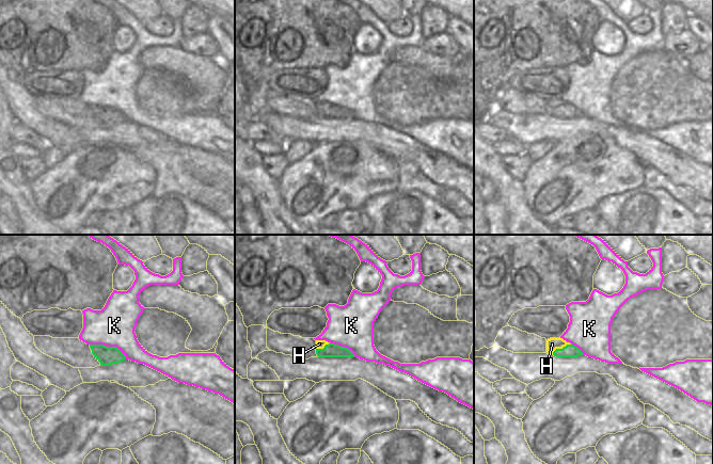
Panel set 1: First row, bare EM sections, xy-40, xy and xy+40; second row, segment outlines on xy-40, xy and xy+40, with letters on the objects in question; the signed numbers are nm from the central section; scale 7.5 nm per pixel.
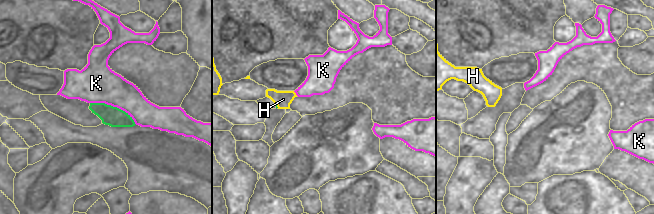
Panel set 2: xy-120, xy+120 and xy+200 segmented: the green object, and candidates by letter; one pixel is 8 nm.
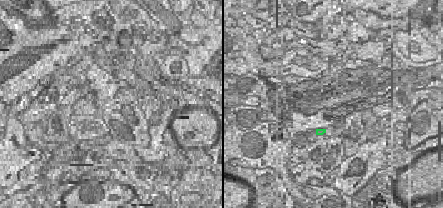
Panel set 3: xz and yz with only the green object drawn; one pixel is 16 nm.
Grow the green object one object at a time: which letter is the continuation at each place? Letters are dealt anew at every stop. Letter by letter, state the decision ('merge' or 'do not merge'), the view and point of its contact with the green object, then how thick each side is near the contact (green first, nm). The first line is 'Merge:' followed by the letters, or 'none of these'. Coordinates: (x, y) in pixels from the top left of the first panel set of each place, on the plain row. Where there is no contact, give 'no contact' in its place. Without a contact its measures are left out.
Merge: none of these
H: do not merge | xy+40 (560, 110) | 100/90 nm
K: do not merge | xy-40 (109, 108) | 140/300 nm

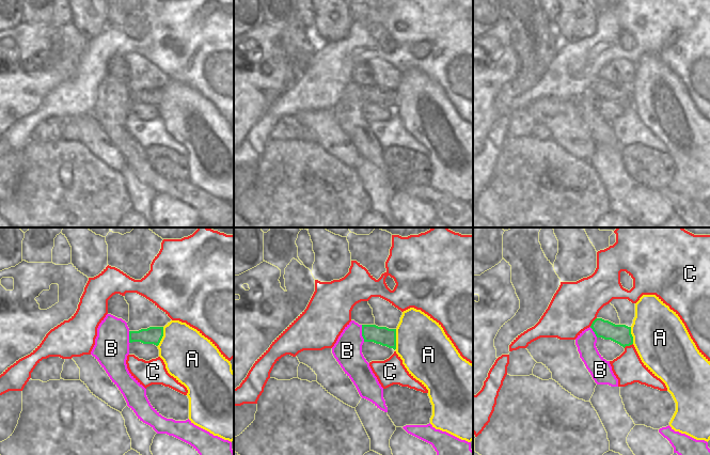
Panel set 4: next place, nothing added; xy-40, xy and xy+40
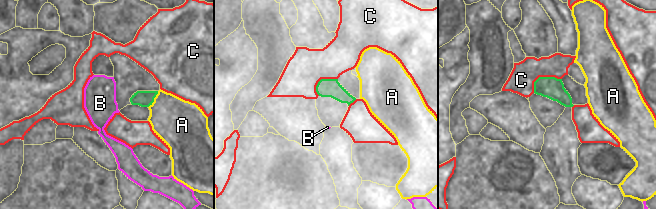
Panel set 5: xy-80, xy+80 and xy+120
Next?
Merge: none of these
A: do not merge | xy (395, 100) | 140/380 nm
B: do not merge | xy (362, 94) | 140/220 nm
C: do not merge | xy+40 (593, 82) | 140/360 nm

